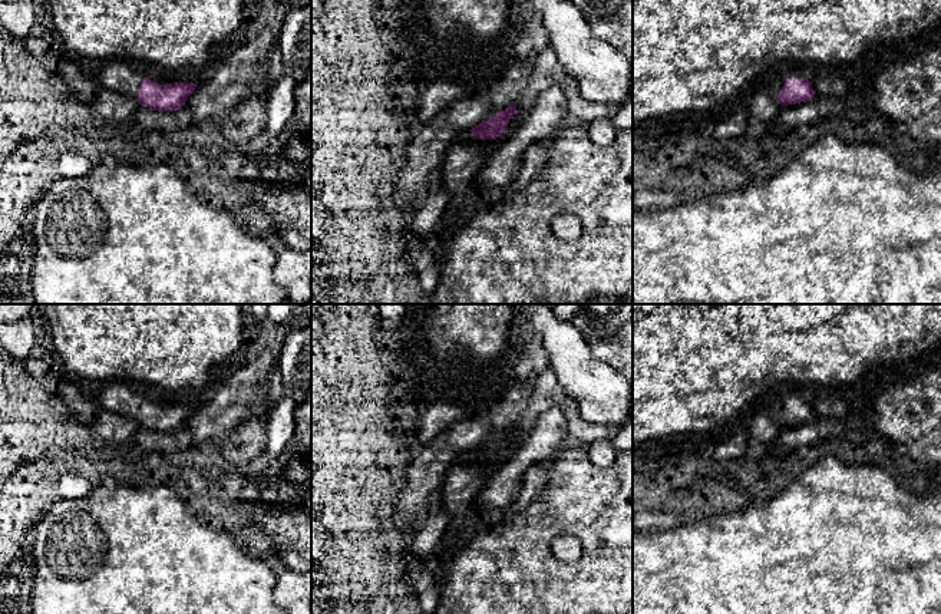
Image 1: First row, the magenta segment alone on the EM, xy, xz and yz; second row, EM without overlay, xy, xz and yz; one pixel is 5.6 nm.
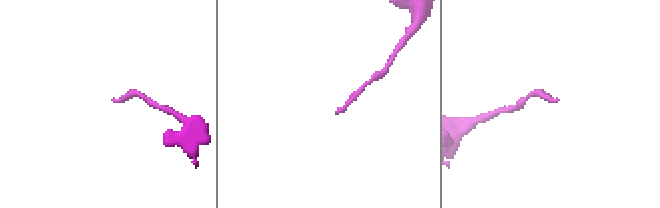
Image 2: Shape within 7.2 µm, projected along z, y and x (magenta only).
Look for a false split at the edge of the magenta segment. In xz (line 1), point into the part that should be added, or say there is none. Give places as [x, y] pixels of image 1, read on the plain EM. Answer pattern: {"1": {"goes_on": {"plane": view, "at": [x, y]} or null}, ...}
{"1": {"goes_on": null}}

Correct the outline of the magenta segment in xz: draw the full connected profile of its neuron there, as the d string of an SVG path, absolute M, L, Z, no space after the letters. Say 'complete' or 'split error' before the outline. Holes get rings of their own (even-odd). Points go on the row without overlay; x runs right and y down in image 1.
complete; M515 425L509 426L505 432L496 433L495 438L469 452L473 455L473 460L496 460L505 450L508 450L508 443L514 436L516 436Z

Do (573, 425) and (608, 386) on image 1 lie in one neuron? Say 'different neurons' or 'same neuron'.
different neurons

